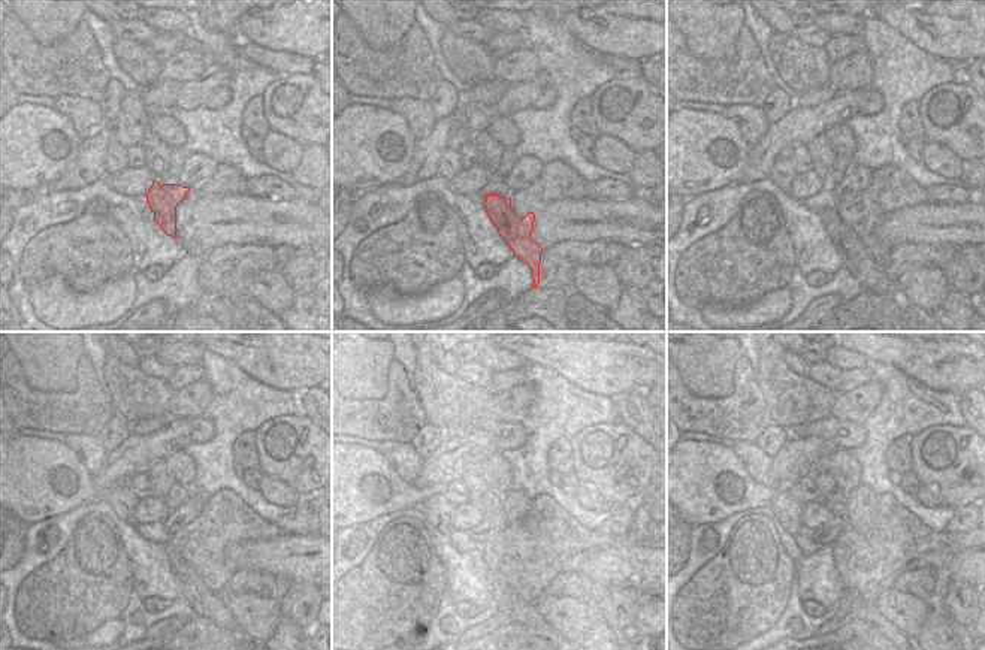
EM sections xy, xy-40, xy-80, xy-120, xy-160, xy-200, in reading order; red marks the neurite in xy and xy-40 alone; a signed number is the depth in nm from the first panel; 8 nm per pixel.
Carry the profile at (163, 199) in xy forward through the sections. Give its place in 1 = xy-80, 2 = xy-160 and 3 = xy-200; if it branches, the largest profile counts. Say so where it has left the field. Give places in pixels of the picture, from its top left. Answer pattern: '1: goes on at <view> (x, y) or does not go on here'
1: goes on at xy-80 (870, 271)
2: goes on at xy-160 (528, 613)
3: goes on at xy-200 (872, 616)

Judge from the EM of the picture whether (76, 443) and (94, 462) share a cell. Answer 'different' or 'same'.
same

